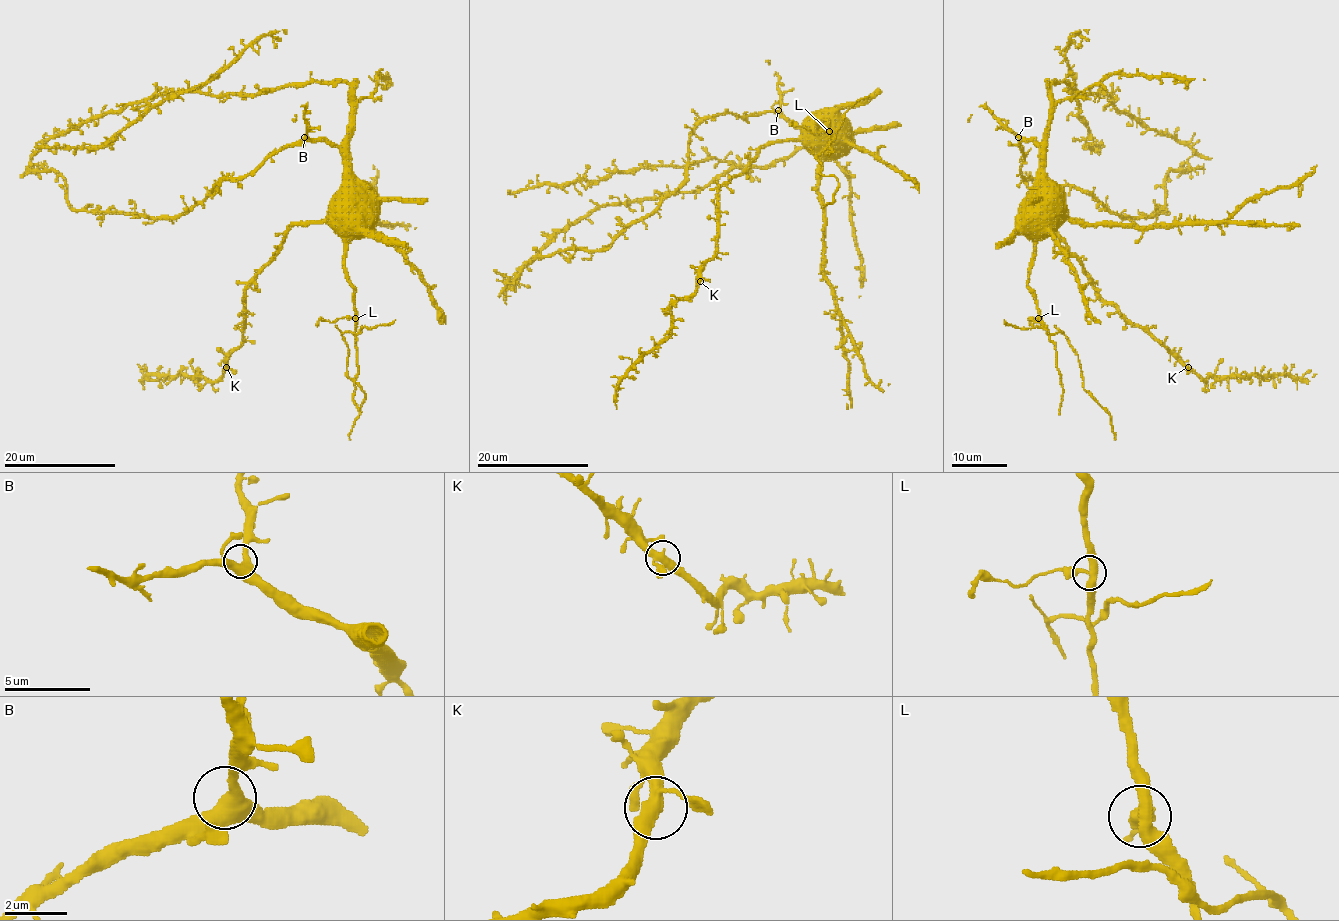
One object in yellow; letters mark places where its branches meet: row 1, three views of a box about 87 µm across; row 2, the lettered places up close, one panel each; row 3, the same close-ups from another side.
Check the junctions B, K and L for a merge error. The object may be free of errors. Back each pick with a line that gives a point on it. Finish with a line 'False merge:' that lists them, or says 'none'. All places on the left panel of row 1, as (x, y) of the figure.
L: (355, 318)
False merge: L

